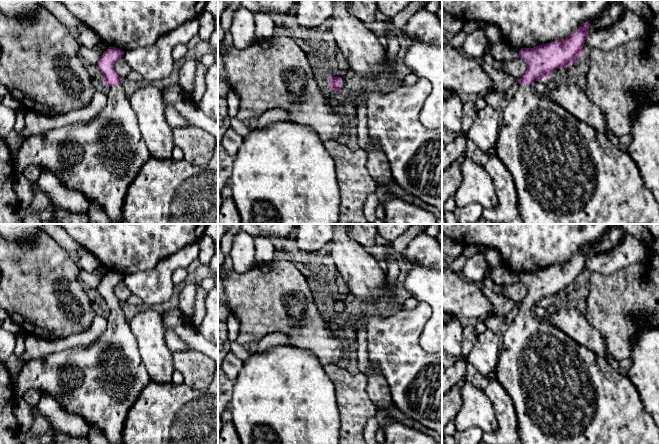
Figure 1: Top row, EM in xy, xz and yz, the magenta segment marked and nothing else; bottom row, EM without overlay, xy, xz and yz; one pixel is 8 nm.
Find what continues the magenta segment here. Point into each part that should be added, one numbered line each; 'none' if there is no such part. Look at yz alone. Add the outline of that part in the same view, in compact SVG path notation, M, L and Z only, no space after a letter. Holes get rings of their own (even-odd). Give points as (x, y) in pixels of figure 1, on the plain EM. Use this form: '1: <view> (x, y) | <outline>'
1: yz (563, 393) | M519 308L513 323L505 331L495 373L497 381L501 383L513 400L522 444L659 444L659 429L651 415L644 410L638 391L629 378L615 370L606 358L599 357L585 346L580 346L556 326L536 319L533 315L533 308Z

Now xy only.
1: xy (100, 382) | M121 307L106 311L106 317L107 329L95 342L88 346L68 348L29 361L15 379L14 387L18 397L30 389L54 396L67 412L81 416L89 426L100 429L110 444L121 444L127 413L151 378L139 354L137 340Z

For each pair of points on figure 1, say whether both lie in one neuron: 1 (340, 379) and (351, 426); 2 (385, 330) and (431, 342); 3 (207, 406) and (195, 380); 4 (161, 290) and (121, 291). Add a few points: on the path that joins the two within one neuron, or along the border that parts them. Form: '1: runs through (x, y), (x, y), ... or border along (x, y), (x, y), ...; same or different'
1: runs through (351, 391), (351, 414); same
2: border along (429, 317), (419, 344), (431, 353); different
3: border along (185, 383), (195, 388), (207, 387); different
4: border along (122, 281), (132, 293); different

